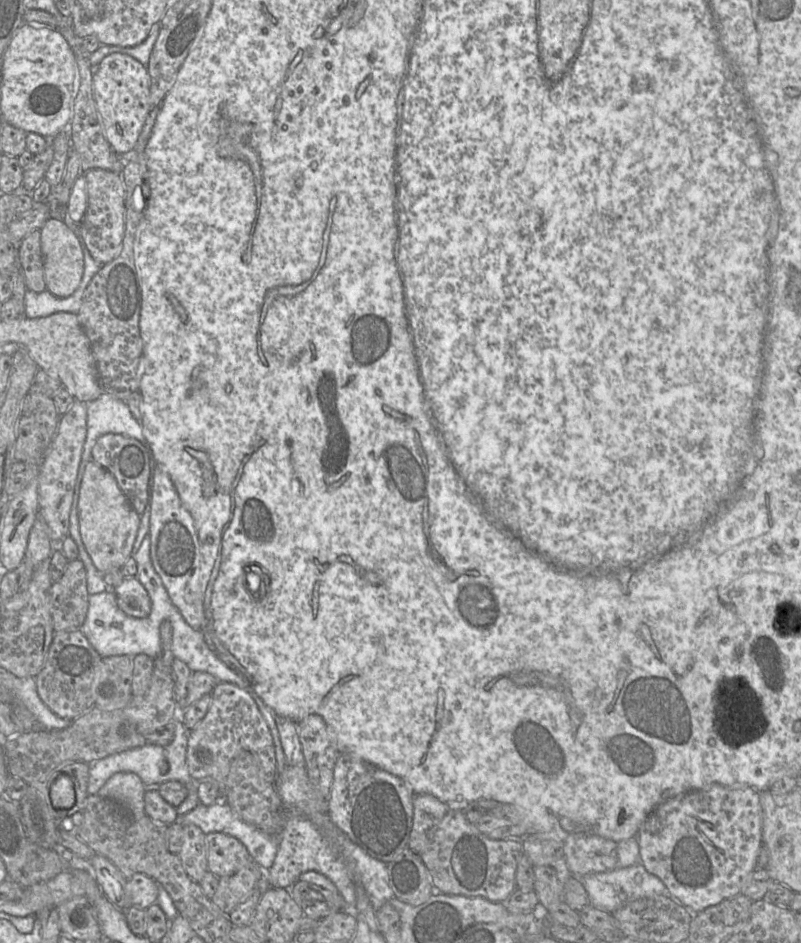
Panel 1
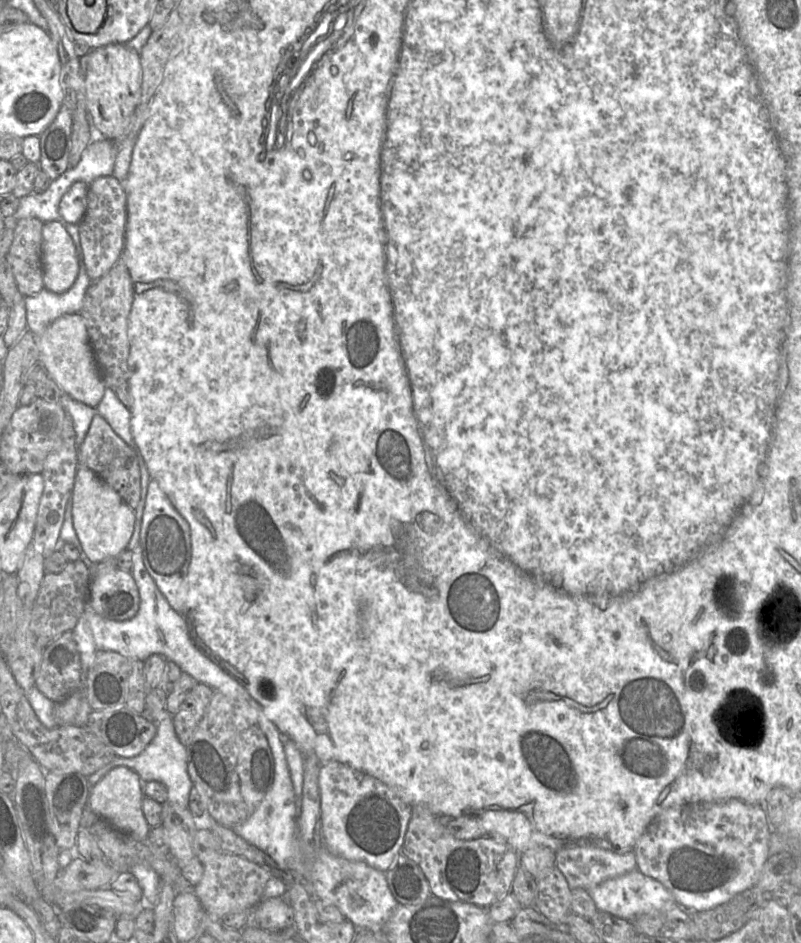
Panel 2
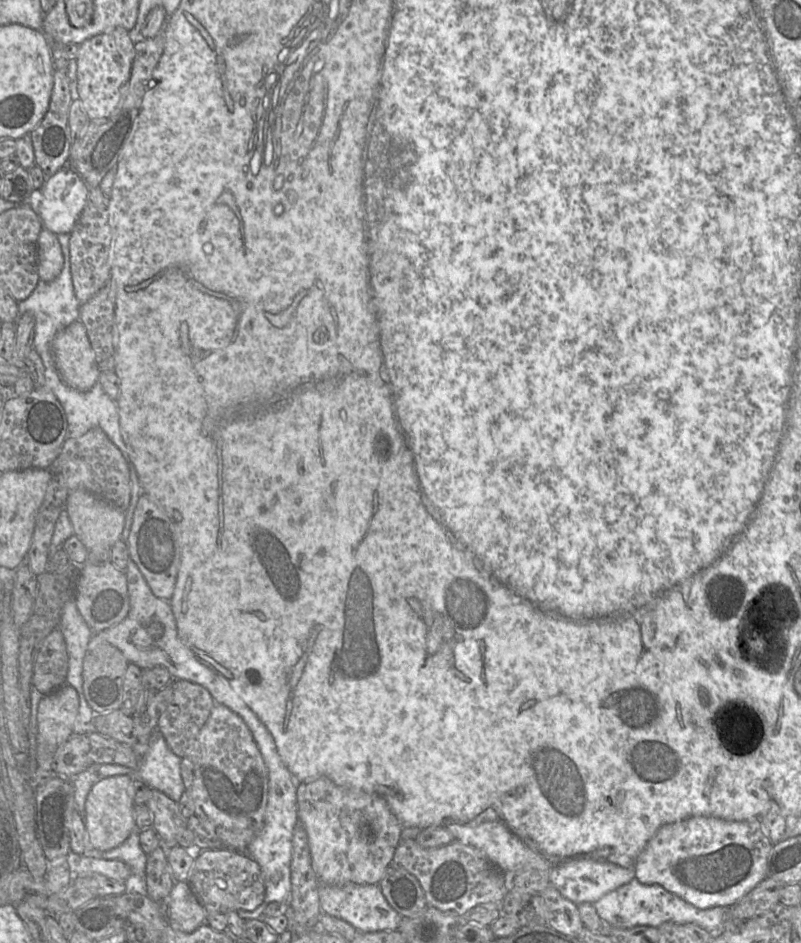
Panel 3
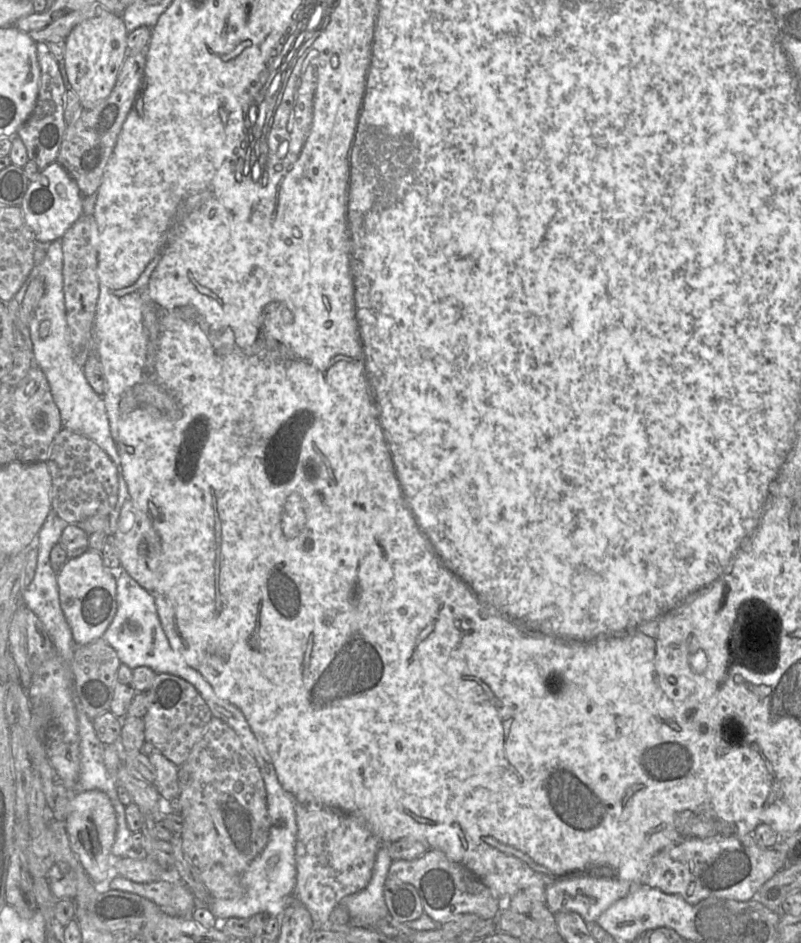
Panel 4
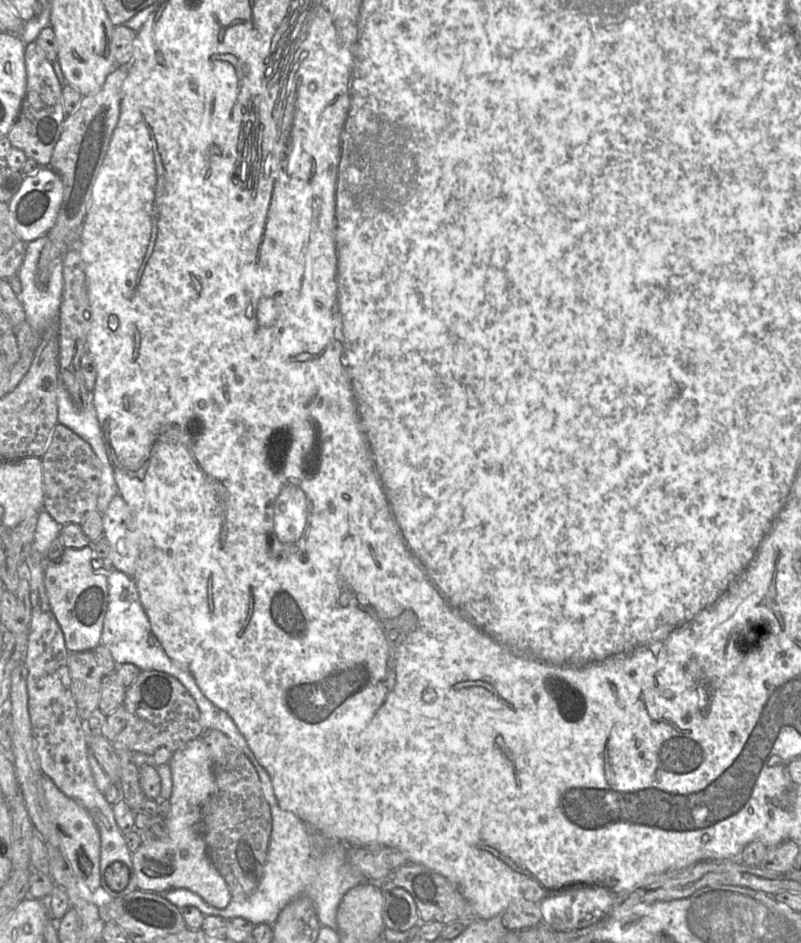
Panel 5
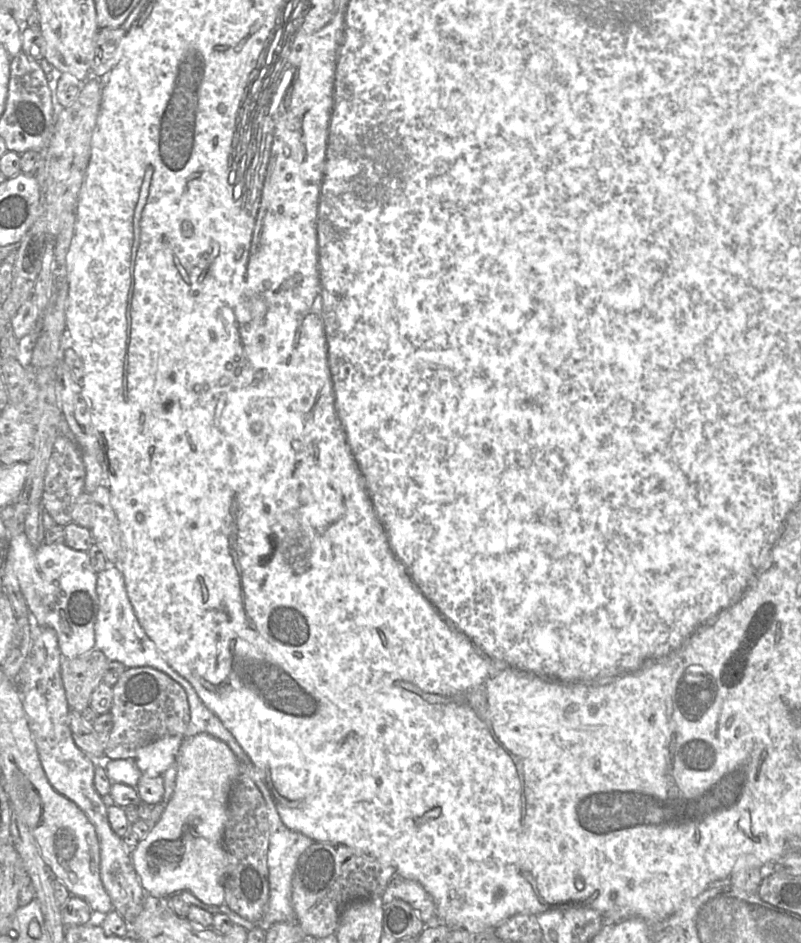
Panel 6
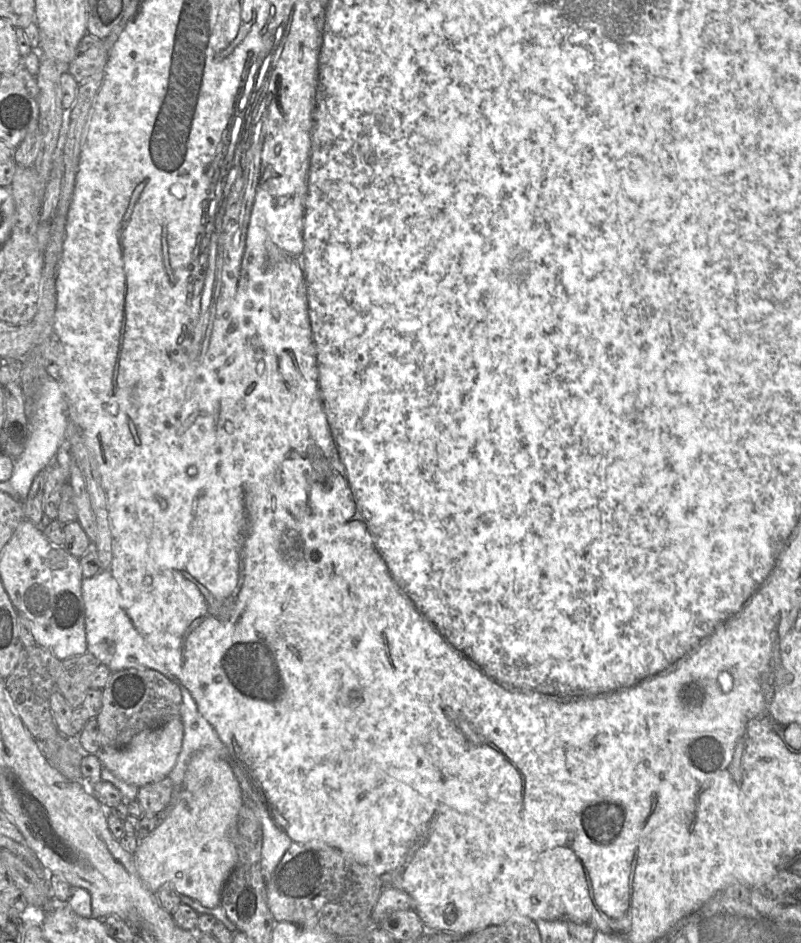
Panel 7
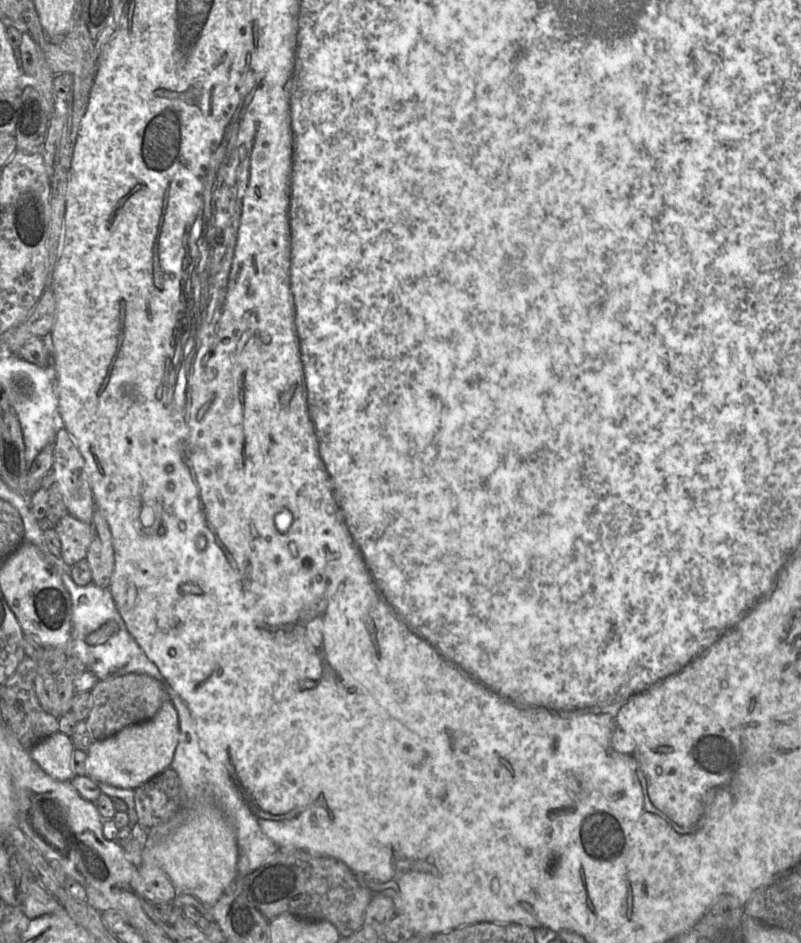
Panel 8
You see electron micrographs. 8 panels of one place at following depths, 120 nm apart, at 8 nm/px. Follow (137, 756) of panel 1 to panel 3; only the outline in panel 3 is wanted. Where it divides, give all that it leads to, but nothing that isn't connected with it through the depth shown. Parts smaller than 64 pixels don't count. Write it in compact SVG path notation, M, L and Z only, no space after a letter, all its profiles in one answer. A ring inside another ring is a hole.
M156 730L147 747L142 751L138 768L132 769L118 764L101 764L97 773L101 778L114 775L129 775L145 782L175 802L179 802L185 791L181 774L182 758L169 748L165 738Z

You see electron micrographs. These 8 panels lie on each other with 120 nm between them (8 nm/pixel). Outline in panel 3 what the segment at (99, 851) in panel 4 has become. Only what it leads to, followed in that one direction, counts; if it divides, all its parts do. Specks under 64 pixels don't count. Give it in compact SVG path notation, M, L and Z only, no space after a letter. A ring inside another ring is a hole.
M114 775L101 778L93 785L86 799L83 820L89 844L98 851L108 851L122 844L136 828L133 778Z

